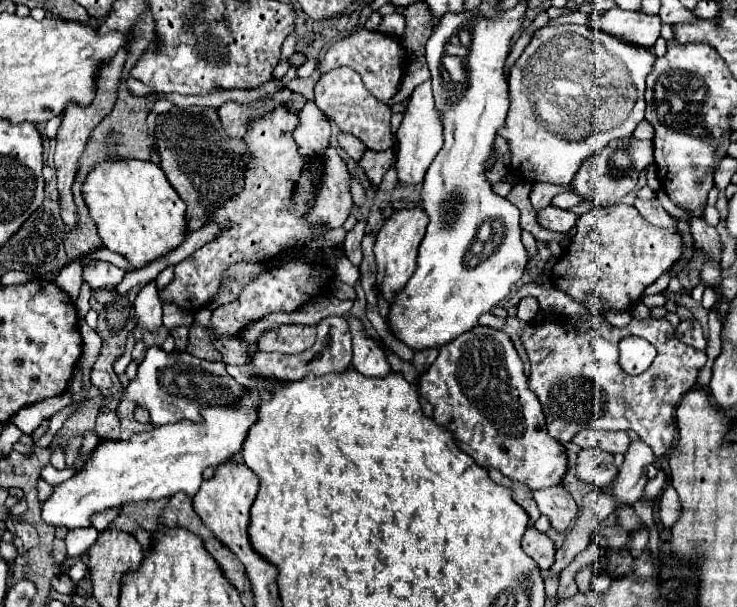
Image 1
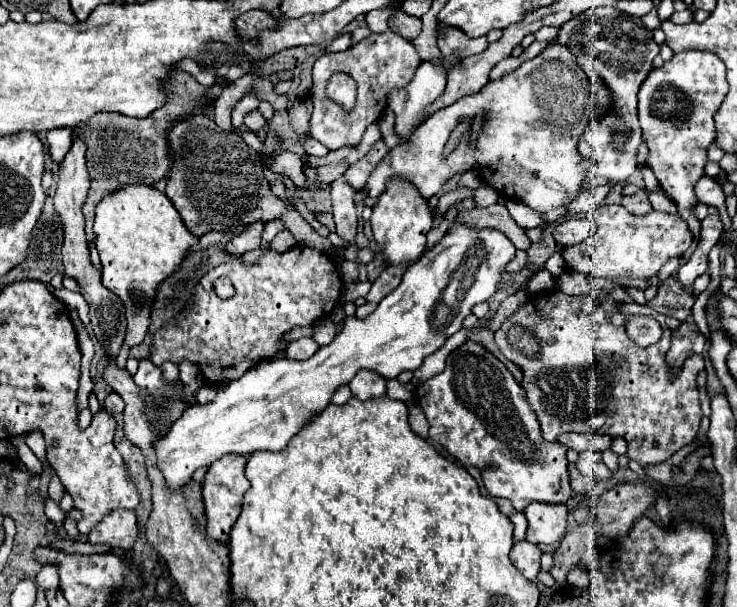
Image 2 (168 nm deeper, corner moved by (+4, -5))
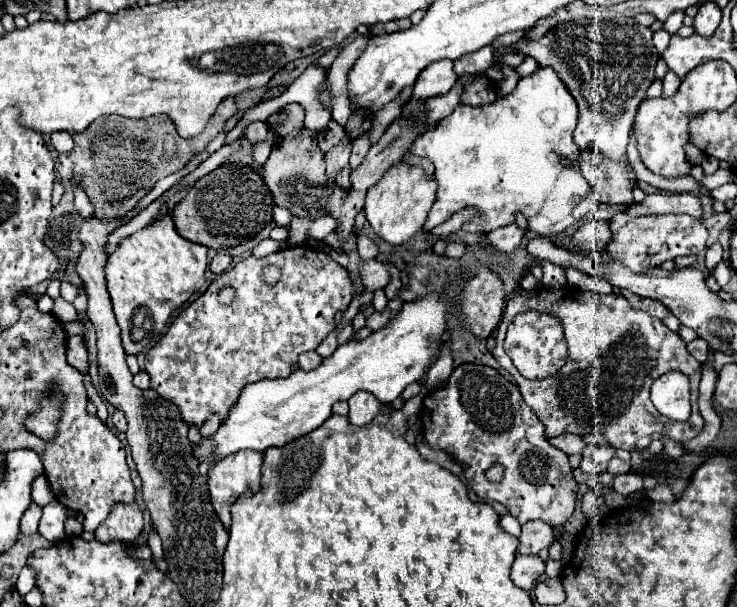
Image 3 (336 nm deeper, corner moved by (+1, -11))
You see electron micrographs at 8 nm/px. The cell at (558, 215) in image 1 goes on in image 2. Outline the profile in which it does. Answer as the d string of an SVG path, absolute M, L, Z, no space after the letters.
M567 218L565 222L559 222L553 230L553 238L561 244L561 246L573 246L579 244L583 240L587 240L589 236L593 236L597 230L597 224L589 218Z

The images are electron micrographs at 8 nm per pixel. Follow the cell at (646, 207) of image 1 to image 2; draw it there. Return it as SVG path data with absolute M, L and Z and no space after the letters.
M639 190L637 194L631 194L631 196L623 196L621 204L623 204L629 212L633 212L633 214L645 214L645 212L651 208L645 190Z

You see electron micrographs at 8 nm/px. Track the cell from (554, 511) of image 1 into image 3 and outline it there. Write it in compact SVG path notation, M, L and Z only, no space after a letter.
M530 520L522 526L520 536L520 554L538 554L544 548L550 548L550 544L556 540L554 528L550 524L544 524L542 520Z

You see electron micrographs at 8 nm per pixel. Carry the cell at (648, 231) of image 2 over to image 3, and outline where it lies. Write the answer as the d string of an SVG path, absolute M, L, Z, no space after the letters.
M620 210L610 220L612 240L608 242L606 250L600 254L604 260L622 262L632 272L650 272L658 268L666 260L674 260L676 256L686 254L700 254L706 250L708 230L702 226L700 220L694 220L686 214L668 214L668 216L628 216L628 212Z

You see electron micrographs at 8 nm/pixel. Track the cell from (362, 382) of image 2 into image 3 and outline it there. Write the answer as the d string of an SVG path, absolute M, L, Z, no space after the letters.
M356 392L356 394L348 400L348 404L350 404L348 420L350 420L352 424L358 424L358 426L368 424L376 414L380 414L380 410L382 410L382 406L384 406L384 404L380 404L370 392Z

